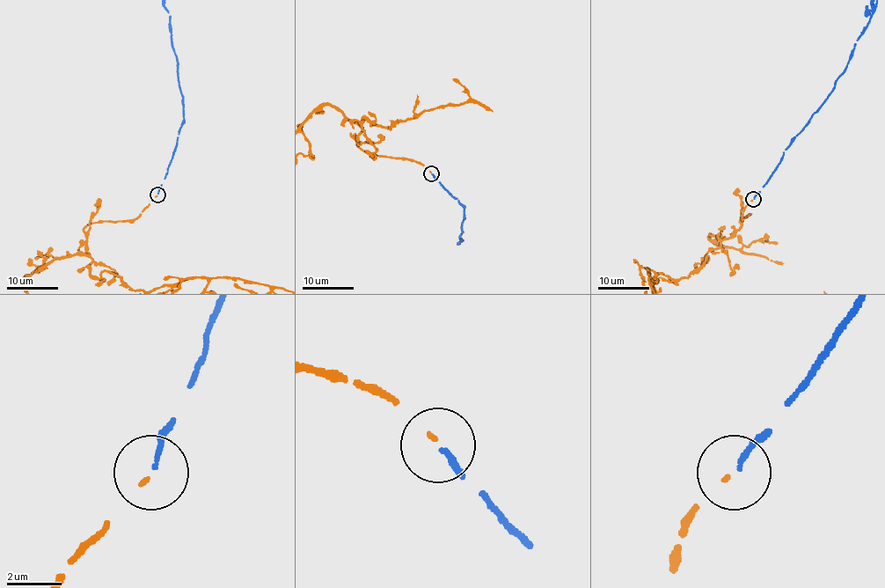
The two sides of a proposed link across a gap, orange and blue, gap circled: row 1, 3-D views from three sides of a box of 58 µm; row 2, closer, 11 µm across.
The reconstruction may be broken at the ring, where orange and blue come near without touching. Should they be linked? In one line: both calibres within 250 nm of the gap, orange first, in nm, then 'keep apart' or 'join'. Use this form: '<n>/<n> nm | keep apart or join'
100/160 nm | join

